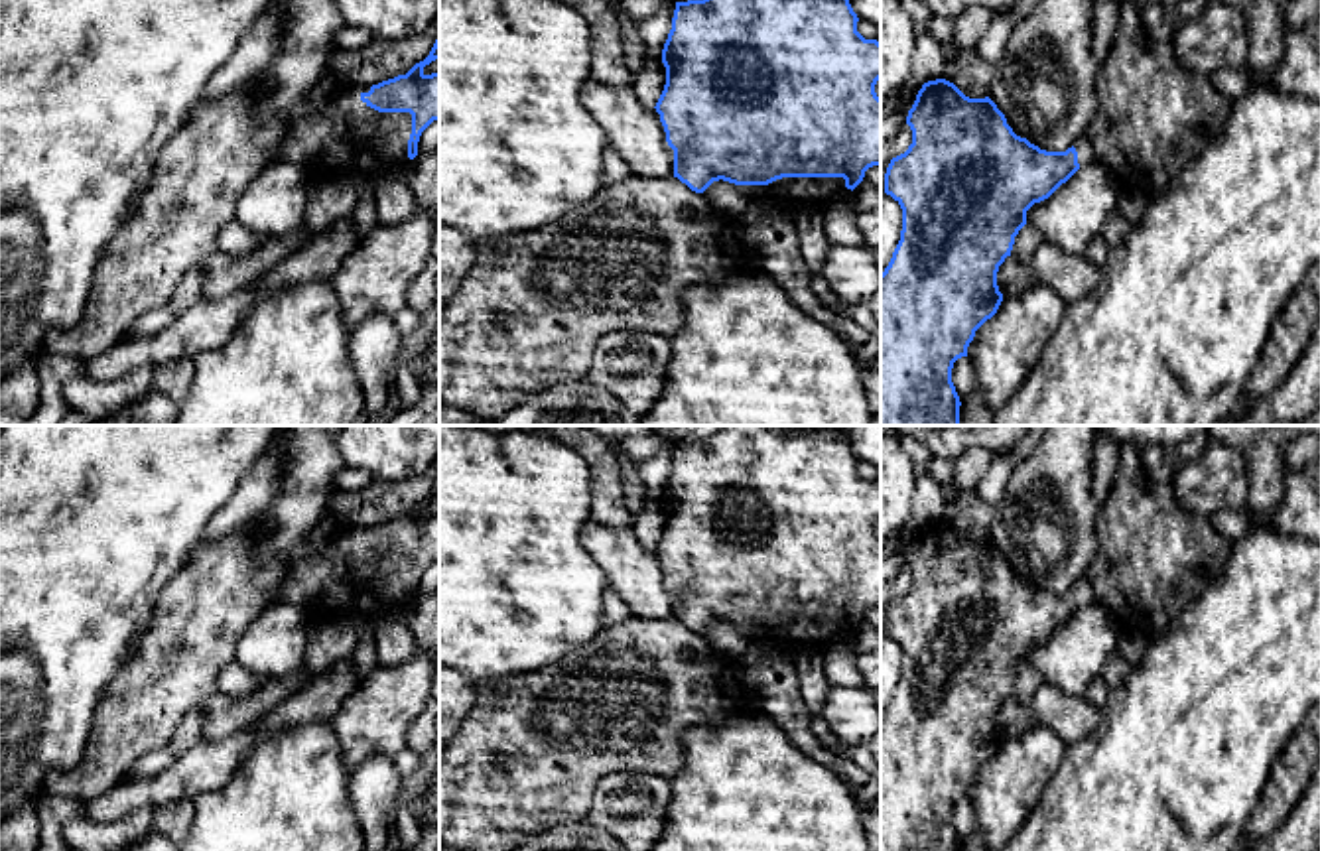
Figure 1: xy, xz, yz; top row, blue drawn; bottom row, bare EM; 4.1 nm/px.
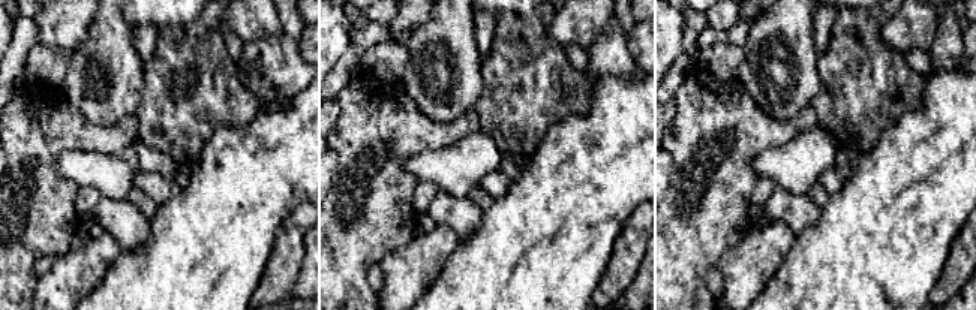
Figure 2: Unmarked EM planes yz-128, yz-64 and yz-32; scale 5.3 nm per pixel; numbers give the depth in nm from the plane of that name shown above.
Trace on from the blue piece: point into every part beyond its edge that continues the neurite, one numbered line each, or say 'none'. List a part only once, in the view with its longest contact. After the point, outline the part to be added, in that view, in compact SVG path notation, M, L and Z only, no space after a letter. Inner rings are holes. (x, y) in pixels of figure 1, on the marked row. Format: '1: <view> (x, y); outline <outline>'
1: xz (791, 194); outline M782 177L768 185L735 185L751 205L776 205L786 211L847 203L851 189L843 177ZM733 183L735 185L735 183Z

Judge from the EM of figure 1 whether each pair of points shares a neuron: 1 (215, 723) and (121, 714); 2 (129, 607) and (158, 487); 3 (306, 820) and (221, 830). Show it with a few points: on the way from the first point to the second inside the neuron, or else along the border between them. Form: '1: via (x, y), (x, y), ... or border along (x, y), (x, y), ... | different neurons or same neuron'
1: border along (215, 690), (196, 708) | different neurons
2: via (129, 578), (129, 517) | same neuron
3: via (284, 828), (243, 830) | same neuron

